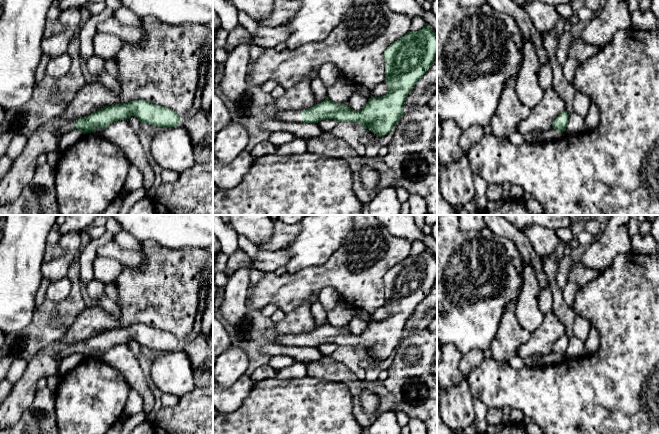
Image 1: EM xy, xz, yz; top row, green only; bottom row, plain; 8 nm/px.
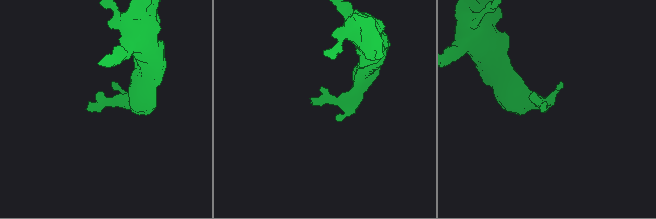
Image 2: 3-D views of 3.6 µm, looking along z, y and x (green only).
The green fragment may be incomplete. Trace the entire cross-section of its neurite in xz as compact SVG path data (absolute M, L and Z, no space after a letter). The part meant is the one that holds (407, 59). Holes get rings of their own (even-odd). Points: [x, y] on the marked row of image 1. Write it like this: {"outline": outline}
{"outline": "M426 25L418 31L409 31L384 51L385 82L389 89L385 96L371 96L359 111L326 98L309 109L282 109L276 113L276 119L296 123L318 123L324 119L353 122L384 137L400 120L408 94L433 65L436 56L434 29Z"}

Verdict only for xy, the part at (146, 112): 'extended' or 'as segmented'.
extended

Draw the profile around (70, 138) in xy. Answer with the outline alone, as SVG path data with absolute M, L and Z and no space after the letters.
M73 129L64 134L59 143L60 152L64 152L74 145L81 137L83 133L79 129Z

